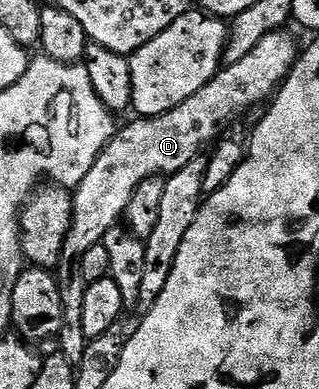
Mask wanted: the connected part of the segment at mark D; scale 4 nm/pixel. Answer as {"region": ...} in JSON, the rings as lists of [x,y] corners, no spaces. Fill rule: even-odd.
{"region":[[[283,29],[268,33],[268,37],[259,41],[256,49],[252,49],[252,53],[247,53],[241,61],[227,62],[214,79],[208,81],[200,93],[188,97],[184,105],[176,105],[176,109],[163,115],[139,116],[123,130],[117,130],[108,146],[93,162],[84,181],[74,189],[72,225],[61,251],[56,277],[64,305],[63,328],[58,336],[59,350],[75,367],[80,363],[88,342],[83,333],[86,283],[76,277],[77,265],[84,253],[102,242],[107,232],[117,226],[126,212],[132,193],[143,181],[158,175],[169,177],[184,169],[188,161],[199,158],[202,150],[206,146],[209,148],[219,138],[218,130],[221,127],[228,126],[233,119],[240,118],[253,107],[261,108],[277,92],[290,76],[290,70],[300,54],[300,46],[288,32]]]}

